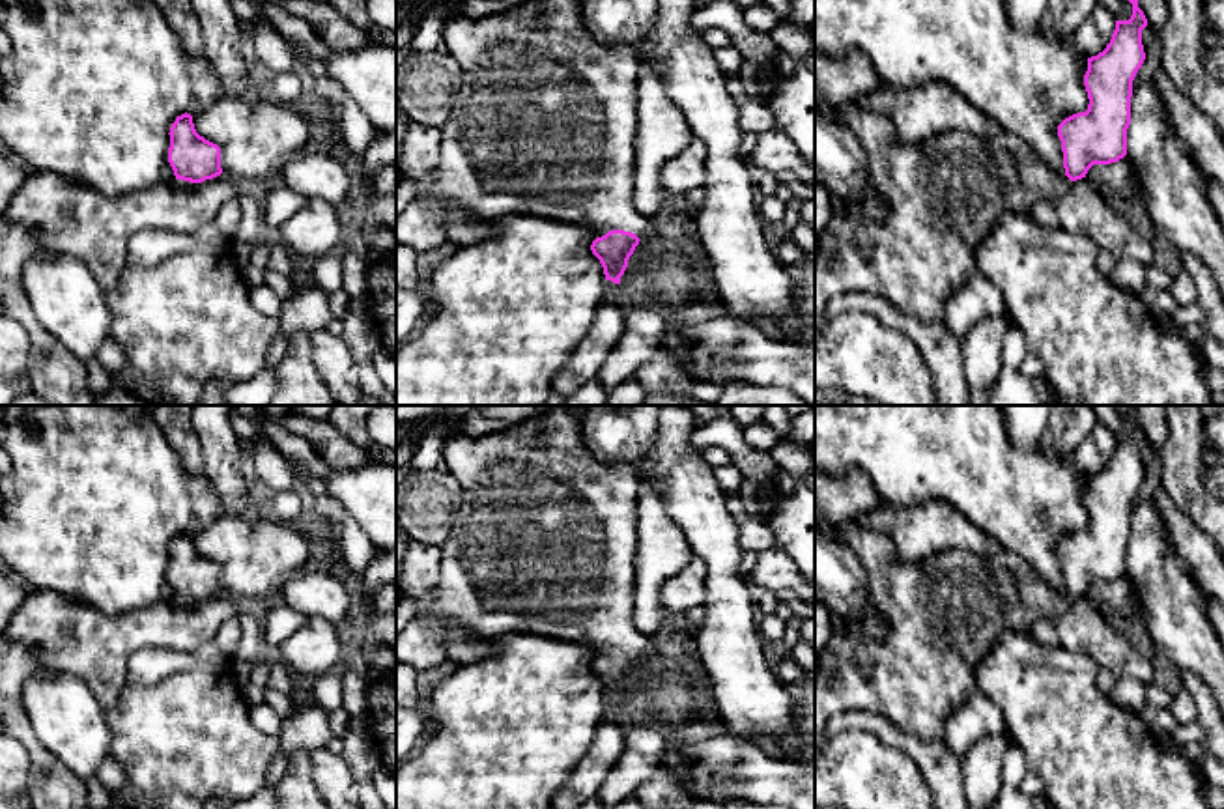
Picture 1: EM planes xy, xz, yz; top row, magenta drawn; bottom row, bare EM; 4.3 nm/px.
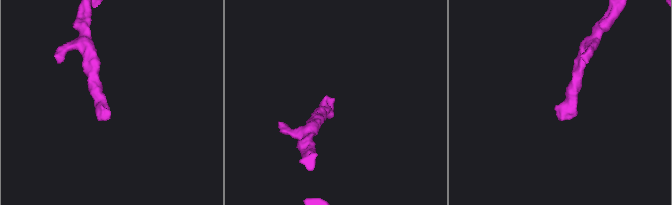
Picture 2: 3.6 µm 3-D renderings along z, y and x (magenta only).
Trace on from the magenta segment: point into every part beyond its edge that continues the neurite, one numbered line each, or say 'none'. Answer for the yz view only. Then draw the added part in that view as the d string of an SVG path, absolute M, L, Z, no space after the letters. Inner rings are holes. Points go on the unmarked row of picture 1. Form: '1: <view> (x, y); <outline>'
1: yz (944, 615); M847 519L839 532L865 568L867 607L886 620L888 632L869 641L850 626L833 628L818 654L815 742L826 734L833 714L847 712L875 712L919 740L944 740L946 717L979 689L975 667L996 641L1007 630L1030 633L1035 622L1056 618L1073 603L1005 549L996 555L946 549L925 561L903 562L886 536L856 519Z

